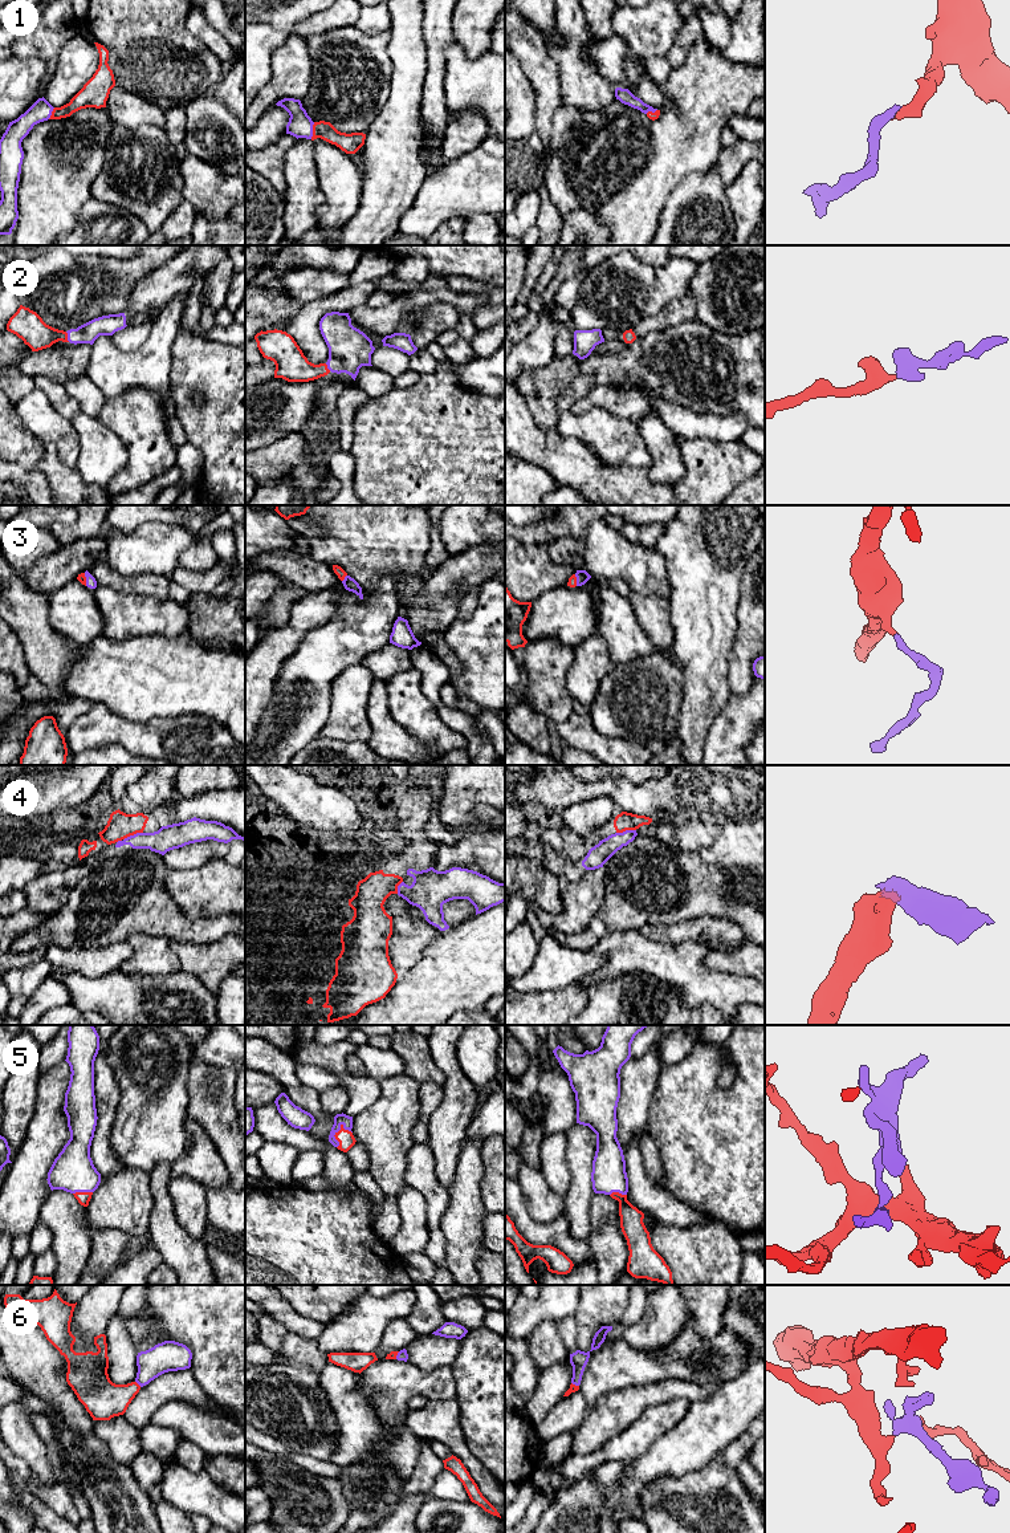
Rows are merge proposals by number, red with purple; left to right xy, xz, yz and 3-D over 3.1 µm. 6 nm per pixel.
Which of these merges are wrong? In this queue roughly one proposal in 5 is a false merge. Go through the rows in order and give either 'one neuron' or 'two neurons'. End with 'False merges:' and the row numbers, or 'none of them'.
1: one neuron
2: one neuron
3: one neuron
4: two neurons
5: one neuron
6: one neuron
False merges: 4

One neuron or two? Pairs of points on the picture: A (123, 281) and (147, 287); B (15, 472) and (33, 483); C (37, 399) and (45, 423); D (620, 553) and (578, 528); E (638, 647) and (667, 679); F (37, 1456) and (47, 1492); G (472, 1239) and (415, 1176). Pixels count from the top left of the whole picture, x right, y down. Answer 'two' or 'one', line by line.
A: two
B: one
C: one
D: two
E: two
F: two
G: two

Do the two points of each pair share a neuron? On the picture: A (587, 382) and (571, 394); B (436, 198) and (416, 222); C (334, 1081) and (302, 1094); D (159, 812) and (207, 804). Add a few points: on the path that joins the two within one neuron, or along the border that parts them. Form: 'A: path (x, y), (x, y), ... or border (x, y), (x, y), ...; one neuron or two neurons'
A: path (583, 382), (575, 390); one neuron
B: path (435, 203), (422, 216); one neuron
C: border (294, 1065), (297, 1080), (318, 1093); two neurons
D: path (171, 812), (180, 812), (184, 808), (195, 806); one neuron

